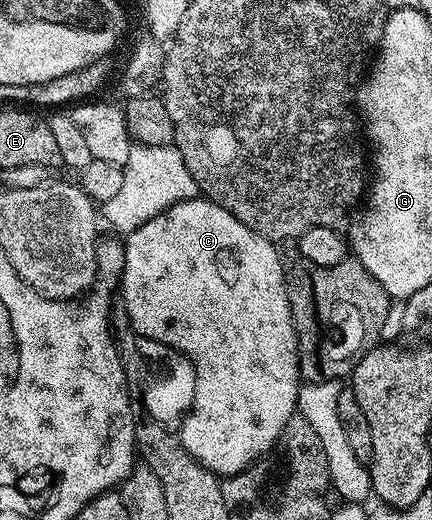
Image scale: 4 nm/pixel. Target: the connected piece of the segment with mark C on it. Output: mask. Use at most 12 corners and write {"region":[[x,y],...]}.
{"region":[[203,196],[139,226],[131,329],[197,372],[179,440],[240,474],[297,414],[276,243]]}

